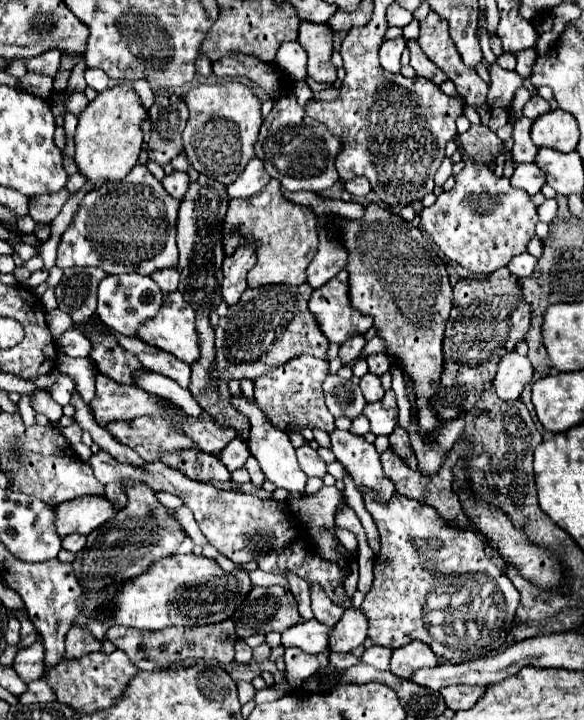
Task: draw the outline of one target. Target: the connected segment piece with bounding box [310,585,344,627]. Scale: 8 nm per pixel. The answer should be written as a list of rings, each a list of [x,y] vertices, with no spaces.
[[[310,585],[310,597],[312,597],[312,611],[314,611],[314,617],[320,621],[320,623],[326,623],[326,625],[336,625],[338,619],[342,617],[344,609],[340,605],[334,605],[330,601],[330,597],[324,593],[324,589],[320,589],[320,585]]]

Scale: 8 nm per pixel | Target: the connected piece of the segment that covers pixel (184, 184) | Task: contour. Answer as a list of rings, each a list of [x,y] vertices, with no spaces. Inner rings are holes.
[[[172,171],[170,175],[164,175],[164,179],[162,179],[162,185],[164,185],[164,189],[172,195],[172,197],[176,197],[176,199],[182,199],[184,197],[184,193],[186,193],[186,189],[188,189],[188,173],[184,173],[184,171]]]

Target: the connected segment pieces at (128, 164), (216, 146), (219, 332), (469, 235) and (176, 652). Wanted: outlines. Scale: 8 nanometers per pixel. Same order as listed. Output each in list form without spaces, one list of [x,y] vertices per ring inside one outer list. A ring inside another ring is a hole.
[[[114,85],[102,91],[88,107],[78,115],[78,129],[74,135],[76,155],[74,161],[94,183],[100,187],[106,181],[120,181],[120,177],[128,175],[130,169],[136,165],[140,149],[142,149],[142,123],[148,119],[148,111],[140,103],[140,97],[128,85]]]
[[[216,81],[194,87],[184,97],[190,117],[184,129],[184,151],[198,173],[218,179],[224,185],[236,181],[244,165],[254,157],[254,143],[262,125],[260,99],[252,87],[238,81]]]
[[[308,283],[290,287],[290,285],[264,285],[260,289],[246,289],[236,305],[228,307],[228,315],[220,317],[216,325],[216,357],[212,363],[212,381],[232,381],[232,379],[250,379],[256,381],[256,377],[262,377],[270,369],[276,369],[284,363],[288,363],[292,357],[300,355],[312,355],[326,359],[328,357],[328,339],[324,333],[320,333],[316,315],[308,309],[308,297],[312,295],[312,287]]]
[[[470,159],[456,175],[454,189],[442,193],[432,207],[422,209],[422,229],[440,247],[440,251],[470,269],[472,273],[492,273],[506,267],[512,257],[526,251],[528,241],[536,235],[538,207],[522,189],[512,189],[506,177],[494,175],[484,165],[474,165]]]
[[[232,619],[216,625],[204,625],[204,627],[168,627],[160,631],[140,631],[124,625],[114,625],[108,629],[108,639],[116,645],[116,649],[122,649],[130,661],[142,669],[142,671],[160,671],[170,669],[174,663],[182,661],[194,661],[194,659],[208,659],[218,663],[232,663],[234,661],[234,645],[240,639],[236,633],[236,625]]]

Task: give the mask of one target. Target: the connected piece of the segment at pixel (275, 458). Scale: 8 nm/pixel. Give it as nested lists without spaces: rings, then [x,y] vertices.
[[[232,397],[232,405],[234,405],[240,413],[244,413],[244,415],[250,419],[252,429],[250,429],[248,445],[250,445],[250,449],[252,449],[252,455],[258,459],[258,463],[260,463],[260,467],[262,467],[266,479],[272,481],[276,487],[282,487],[282,489],[286,489],[286,491],[290,491],[290,493],[298,493],[300,497],[304,497],[306,477],[304,477],[304,473],[302,473],[302,469],[300,469],[300,465],[298,465],[298,461],[296,461],[296,453],[294,453],[294,447],[292,447],[292,443],[290,443],[288,435],[286,435],[284,431],[280,431],[280,429],[274,429],[274,427],[268,423],[268,419],[264,417],[264,413],[256,407],[256,403],[246,401],[246,397],[240,397],[240,399],[234,399],[234,397]]]

